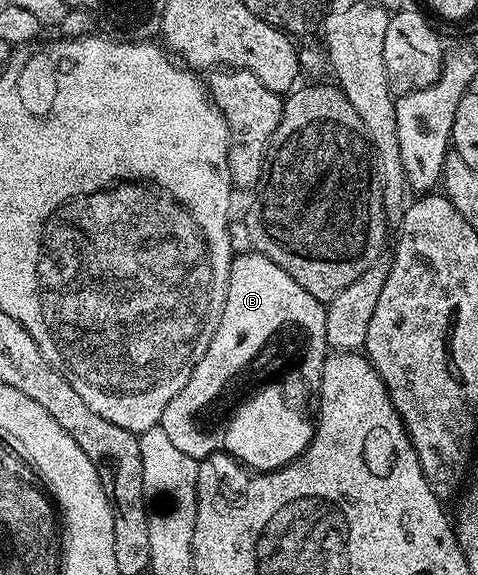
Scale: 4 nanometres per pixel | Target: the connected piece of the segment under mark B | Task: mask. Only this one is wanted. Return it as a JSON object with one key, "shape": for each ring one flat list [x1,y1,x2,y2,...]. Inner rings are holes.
{"shape":[[248,251,232,256,231,270,227,280,227,298,221,311,221,319,217,323,217,331,205,351,205,355,197,363,193,375,189,375,189,383,169,399,169,407,165,407,161,427,169,440,185,455,195,453,195,429,191,429,191,413,211,397,211,393,224,392,227,384,250,363,258,358,259,345,263,345,263,337,279,325,279,321,299,321,307,333,322,342,325,338,325,319,327,310,324,302,313,299,301,283,297,283,284,269,277,267,273,259,264,253]]}

